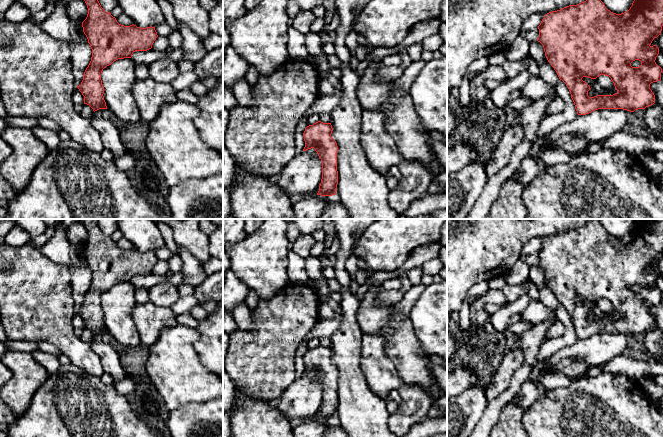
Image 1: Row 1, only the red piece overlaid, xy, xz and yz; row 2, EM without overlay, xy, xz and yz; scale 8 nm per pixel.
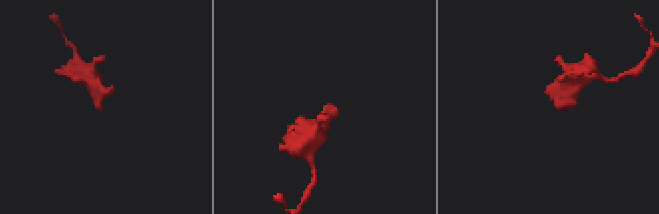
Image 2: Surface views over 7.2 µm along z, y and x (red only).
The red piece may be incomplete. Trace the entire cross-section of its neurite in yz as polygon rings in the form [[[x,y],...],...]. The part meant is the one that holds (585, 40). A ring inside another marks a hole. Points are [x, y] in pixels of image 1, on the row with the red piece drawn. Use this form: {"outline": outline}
{"outline": [[[586,0],[547,13],[538,26],[537,41],[543,45],[545,56],[559,79],[568,87],[578,115],[586,115],[598,109],[623,109],[634,112],[655,103],[650,84],[661,80],[662,68],[655,62],[659,48],[651,43],[661,34],[662,26],[663,0],[634,0],[630,9],[621,14],[608,10],[601,0]],[[600,75],[609,76],[617,92],[613,95],[589,97],[590,86],[582,78],[596,79]]]}

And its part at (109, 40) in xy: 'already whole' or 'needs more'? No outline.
already whole

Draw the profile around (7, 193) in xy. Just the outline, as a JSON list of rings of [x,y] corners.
[[[0,175],[0,200],[6,200],[9,202],[16,195],[17,193],[12,188],[10,183]]]

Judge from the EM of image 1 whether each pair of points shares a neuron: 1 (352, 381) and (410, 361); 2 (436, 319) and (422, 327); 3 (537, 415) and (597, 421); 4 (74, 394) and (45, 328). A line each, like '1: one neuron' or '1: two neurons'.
1: two neurons
2: one neuron
3: one neuron
4: two neurons

